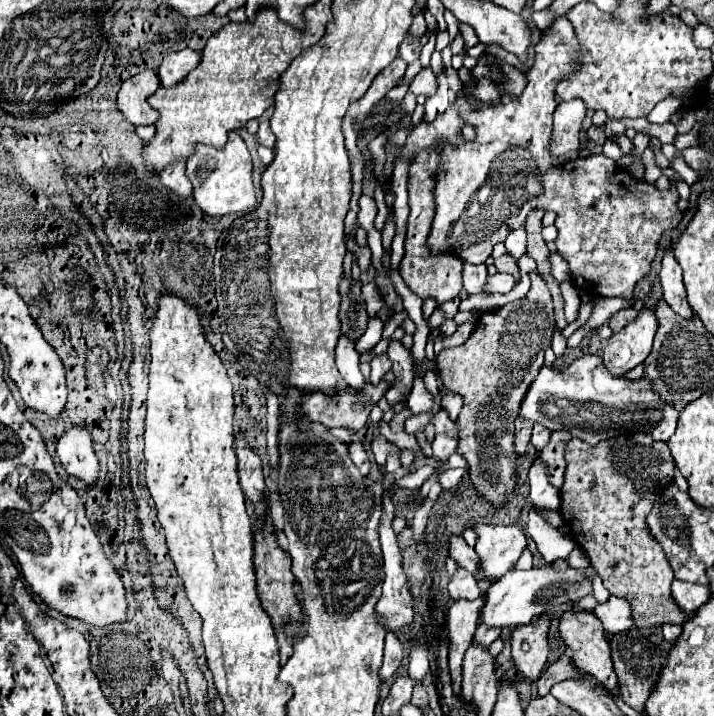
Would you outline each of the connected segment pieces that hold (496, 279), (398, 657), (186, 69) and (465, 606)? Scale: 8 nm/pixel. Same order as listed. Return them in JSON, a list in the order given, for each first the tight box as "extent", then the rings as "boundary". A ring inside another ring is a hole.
[{"extent":[486,272,516,294],"boundary":[[[496,272],[494,276],[488,276],[488,282],[486,282],[486,292],[500,292],[500,294],[506,294],[514,288],[516,280],[514,276],[510,274],[504,274],[504,272]]]},{"extent":[380,630,404,680],"boundary":[[[390,630],[386,634],[386,648],[384,648],[384,664],[382,664],[382,670],[380,670],[380,676],[382,680],[388,680],[396,674],[400,662],[402,662],[402,656],[404,656],[404,648],[402,648],[402,642],[398,640],[398,636]]]},{"extent":[158,48,200,88],"boundary":[[[190,48],[166,56],[158,68],[162,86],[168,88],[174,84],[180,84],[194,70],[194,66],[198,66],[198,62],[200,62],[200,54]]]},{"extent":[446,596,482,694],"boundary":[[[482,596],[480,600],[456,600],[448,608],[446,616],[446,636],[450,640],[450,674],[454,694],[460,694],[462,684],[462,658],[466,648],[470,646],[476,626],[478,626],[478,612],[482,612]]]}]

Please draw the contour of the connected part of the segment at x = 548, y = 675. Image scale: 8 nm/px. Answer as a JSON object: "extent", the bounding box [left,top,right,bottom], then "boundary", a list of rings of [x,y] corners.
{"extent":[536,654,584,696],"boundary":[[[564,654],[564,656],[562,656],[560,660],[556,660],[548,670],[544,670],[544,674],[538,678],[538,682],[536,682],[536,686],[538,686],[538,696],[546,696],[556,682],[562,682],[562,680],[566,680],[566,678],[570,678],[570,676],[580,676],[580,678],[584,678],[584,674],[580,674],[580,672],[574,668],[572,660]]]}

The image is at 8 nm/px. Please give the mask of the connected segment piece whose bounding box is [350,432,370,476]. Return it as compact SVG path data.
M352 432L352 444L350 444L350 456L352 456L354 464L358 466L358 470L360 470L360 472L362 472L364 476L368 476L368 472L370 472L370 460L368 460L368 454L366 454L364 446L360 444L360 440L358 440L356 432Z

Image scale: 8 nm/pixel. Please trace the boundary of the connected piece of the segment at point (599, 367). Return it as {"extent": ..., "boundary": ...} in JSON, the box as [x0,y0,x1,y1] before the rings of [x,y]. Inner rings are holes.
{"extent":[520,356,666,444],"boundary":[[[582,356],[562,372],[544,366],[522,402],[520,418],[540,422],[550,432],[566,430],[574,438],[598,444],[624,432],[652,432],[662,420],[662,408],[666,404],[654,392],[650,378],[618,378],[606,370],[602,358]]]}

